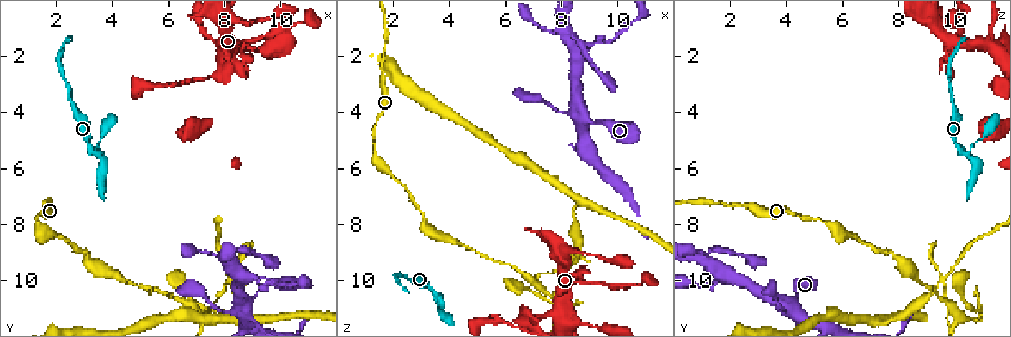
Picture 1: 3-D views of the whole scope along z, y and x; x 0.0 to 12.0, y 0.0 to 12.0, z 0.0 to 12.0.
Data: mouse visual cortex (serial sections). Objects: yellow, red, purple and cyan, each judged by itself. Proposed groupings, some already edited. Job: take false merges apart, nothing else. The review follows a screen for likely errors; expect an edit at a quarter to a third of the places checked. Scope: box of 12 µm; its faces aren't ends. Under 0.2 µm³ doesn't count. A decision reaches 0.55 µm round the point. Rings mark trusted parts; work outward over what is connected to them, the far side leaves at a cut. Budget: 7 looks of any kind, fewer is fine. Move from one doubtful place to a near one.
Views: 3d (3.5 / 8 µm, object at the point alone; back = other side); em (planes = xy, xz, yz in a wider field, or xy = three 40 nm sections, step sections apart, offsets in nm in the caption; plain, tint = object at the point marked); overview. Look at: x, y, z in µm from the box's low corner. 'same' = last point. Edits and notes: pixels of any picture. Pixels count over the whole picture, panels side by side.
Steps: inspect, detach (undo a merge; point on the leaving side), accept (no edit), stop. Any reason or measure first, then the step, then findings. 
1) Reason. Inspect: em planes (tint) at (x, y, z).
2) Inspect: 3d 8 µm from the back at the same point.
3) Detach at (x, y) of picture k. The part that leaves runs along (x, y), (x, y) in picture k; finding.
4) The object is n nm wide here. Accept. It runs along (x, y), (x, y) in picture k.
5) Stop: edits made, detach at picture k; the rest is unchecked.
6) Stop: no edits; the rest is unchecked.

A narrow waist. Inspect: 3d 3.5 µm at (3.4, 5.5, 10.3).

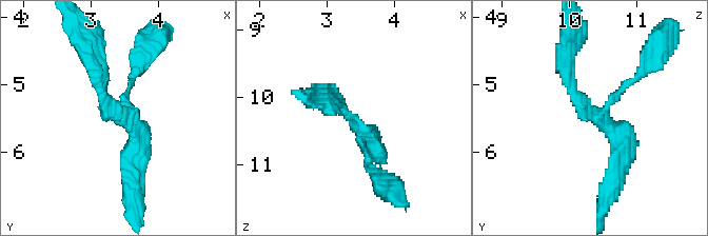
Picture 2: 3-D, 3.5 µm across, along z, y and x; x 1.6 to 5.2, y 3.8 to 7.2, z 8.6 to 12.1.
Inspect: em xy step 1 (tint) at (3.40, 5.45, 10.30).

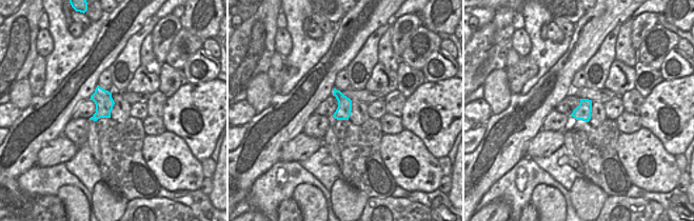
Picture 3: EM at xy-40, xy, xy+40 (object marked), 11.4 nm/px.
Inspect: em xy step 3 (tint) at the same point.

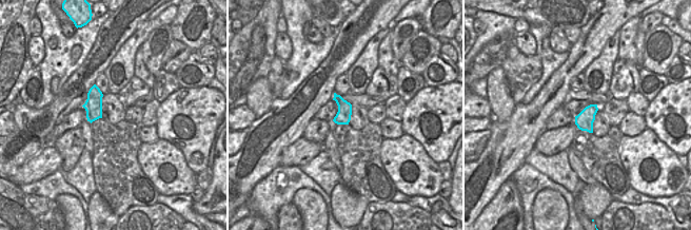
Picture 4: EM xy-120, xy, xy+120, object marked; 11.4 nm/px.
Accept. Continuous, no second cell.

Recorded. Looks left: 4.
Inspect: 3d 3.5 µm from the back at (8.9, 10.8, 4.2).

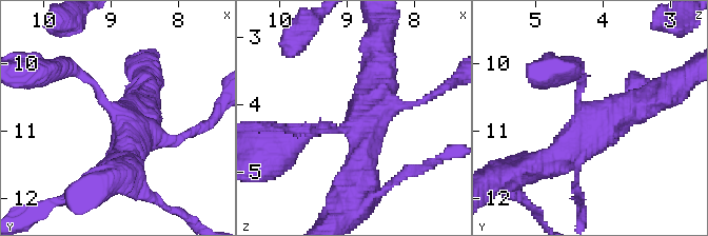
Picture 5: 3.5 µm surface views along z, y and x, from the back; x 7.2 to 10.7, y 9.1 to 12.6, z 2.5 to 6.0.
Inspect: em xy step 1 (tint) at (8.85, 10.80, 4.20).

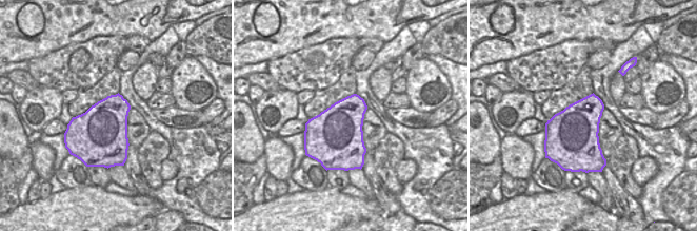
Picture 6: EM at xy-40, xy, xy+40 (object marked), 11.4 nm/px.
Accept. It runs along (311, 130), (359, 116), (379, 57) in picture 5; all the same cell.

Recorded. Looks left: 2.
Arms part here. Inspect: em xy step 2 (tint) at (8.9, 9.9, 1.7).

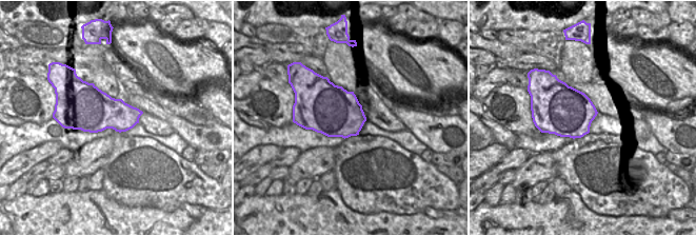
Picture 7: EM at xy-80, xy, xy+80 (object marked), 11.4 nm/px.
Inspect: 3d 3.5 µm at the same point.

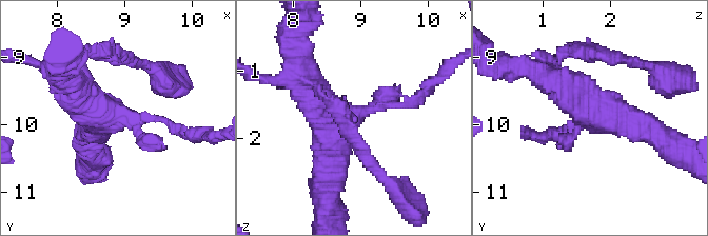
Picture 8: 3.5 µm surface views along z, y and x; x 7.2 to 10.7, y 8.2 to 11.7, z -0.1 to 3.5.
The object is 550 nm wide here. Accept. It runs along (657, 132), (587, 109), (547, 76) in picture 8; continuous, no second cell.

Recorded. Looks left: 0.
Stop: no edits; the rest is unchecked.

